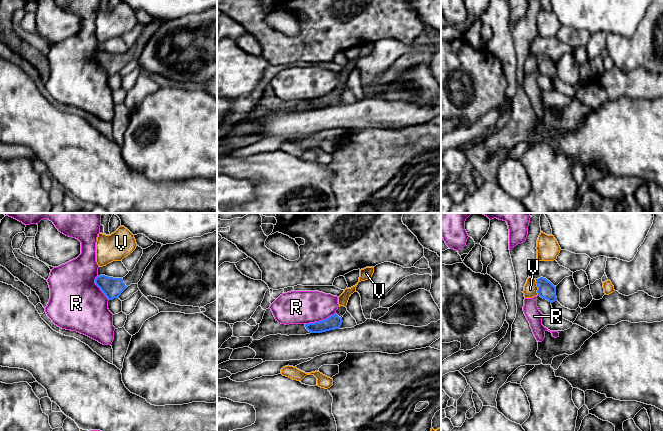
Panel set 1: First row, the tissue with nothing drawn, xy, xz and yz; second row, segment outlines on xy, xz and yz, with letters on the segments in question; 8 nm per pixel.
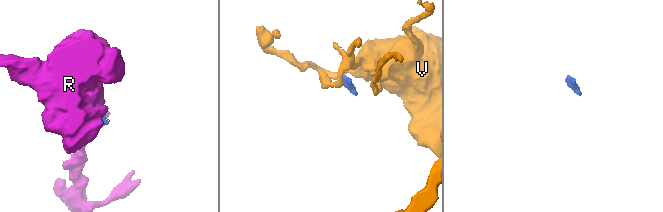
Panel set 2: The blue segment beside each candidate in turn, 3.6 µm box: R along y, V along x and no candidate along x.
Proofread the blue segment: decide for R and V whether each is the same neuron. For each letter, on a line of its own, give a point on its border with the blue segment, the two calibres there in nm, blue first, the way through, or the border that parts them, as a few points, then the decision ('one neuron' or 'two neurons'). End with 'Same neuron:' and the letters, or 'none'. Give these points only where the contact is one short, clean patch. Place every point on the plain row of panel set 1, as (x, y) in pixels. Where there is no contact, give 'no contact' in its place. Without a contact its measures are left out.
R: contact xz (320, 97); calibres 120 and 280 nm; two neurons
V: contact yz (537, 62); calibres 140 and 110 nm; border yz (535, 55), (538, 70); two neurons
Same neuron: none

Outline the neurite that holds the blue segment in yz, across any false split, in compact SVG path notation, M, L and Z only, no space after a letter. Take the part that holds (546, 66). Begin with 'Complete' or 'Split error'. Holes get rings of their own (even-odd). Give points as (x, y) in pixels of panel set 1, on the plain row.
Complete. M540 53L536 55L536 60L538 63L538 72L548 76L551 79L557 77L556 63L550 57L546 54Z

